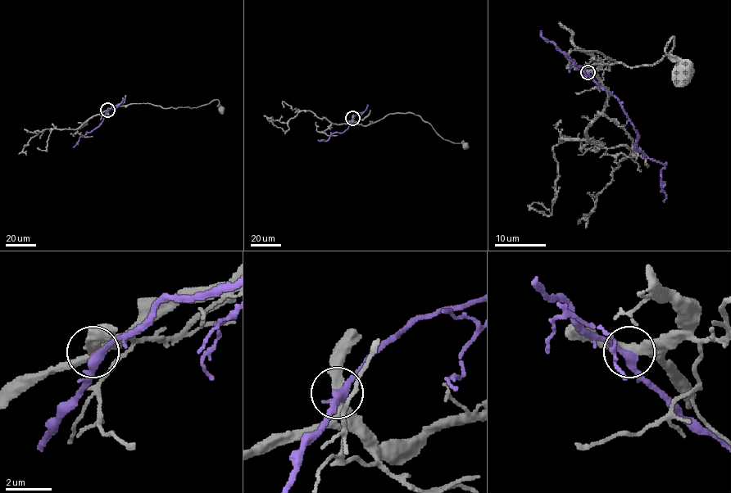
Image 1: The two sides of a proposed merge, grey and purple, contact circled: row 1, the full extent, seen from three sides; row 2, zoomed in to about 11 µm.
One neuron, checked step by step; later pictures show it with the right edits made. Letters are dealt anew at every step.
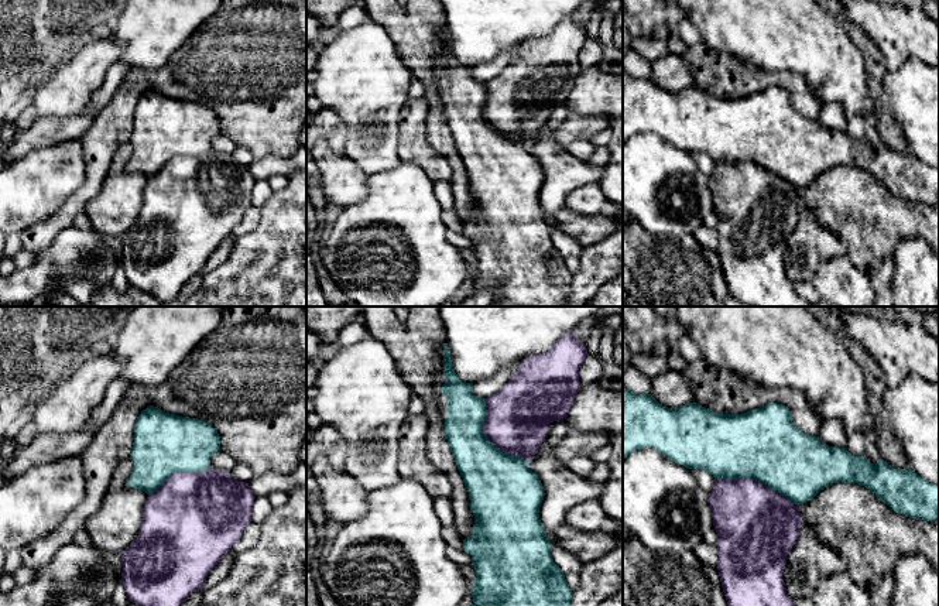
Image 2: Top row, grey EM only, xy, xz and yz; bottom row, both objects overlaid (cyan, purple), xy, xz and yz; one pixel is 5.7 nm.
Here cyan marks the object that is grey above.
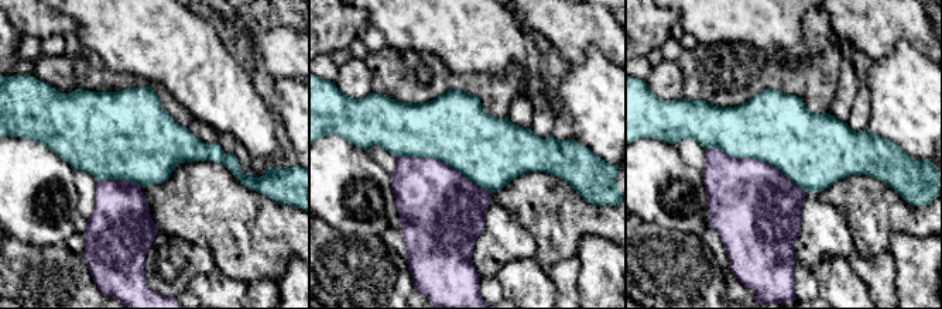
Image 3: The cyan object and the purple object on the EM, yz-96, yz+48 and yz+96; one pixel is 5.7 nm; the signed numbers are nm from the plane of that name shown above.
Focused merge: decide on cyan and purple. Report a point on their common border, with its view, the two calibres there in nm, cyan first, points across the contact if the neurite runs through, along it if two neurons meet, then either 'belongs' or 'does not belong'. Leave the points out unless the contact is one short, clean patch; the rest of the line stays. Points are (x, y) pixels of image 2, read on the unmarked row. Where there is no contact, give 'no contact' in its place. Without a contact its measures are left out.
meets cyan in yz at (757, 163); 420 nm thick on the cyan side, 440 nm on the other; does not belong

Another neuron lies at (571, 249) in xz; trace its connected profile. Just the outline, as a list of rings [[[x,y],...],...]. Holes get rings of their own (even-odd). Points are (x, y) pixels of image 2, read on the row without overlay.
[[[558,226],[552,227],[551,237],[554,246],[563,256],[569,271],[572,273],[572,275],[575,275],[579,270],[580,254],[585,247],[576,239],[563,233]]]

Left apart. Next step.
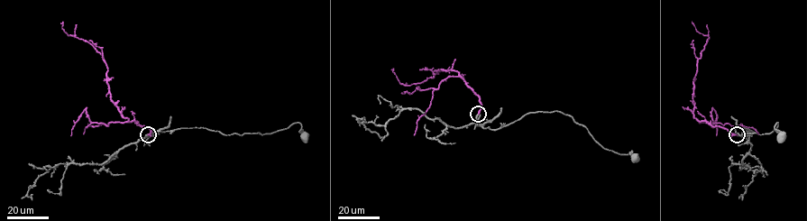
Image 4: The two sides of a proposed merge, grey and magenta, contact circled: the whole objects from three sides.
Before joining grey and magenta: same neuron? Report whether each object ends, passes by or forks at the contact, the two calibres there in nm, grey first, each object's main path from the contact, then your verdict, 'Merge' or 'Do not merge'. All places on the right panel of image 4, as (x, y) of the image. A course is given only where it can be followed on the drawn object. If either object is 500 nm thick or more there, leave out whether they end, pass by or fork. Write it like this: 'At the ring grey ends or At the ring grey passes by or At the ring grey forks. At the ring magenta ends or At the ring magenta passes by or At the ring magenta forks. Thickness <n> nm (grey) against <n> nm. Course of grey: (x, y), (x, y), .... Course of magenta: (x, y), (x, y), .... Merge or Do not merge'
Thickness 500 nm (grey) against 360 nm. Course of grey: (737, 135), (750, 135), (753, 132), (736, 128), (735, 135), (768, 133), (777, 123), (774, 128), (782, 136). Course of magenta: (737, 135), (726, 129), (699, 122), (693, 116), (697, 61), (709, 39), (697, 31), (692, 22). Merge

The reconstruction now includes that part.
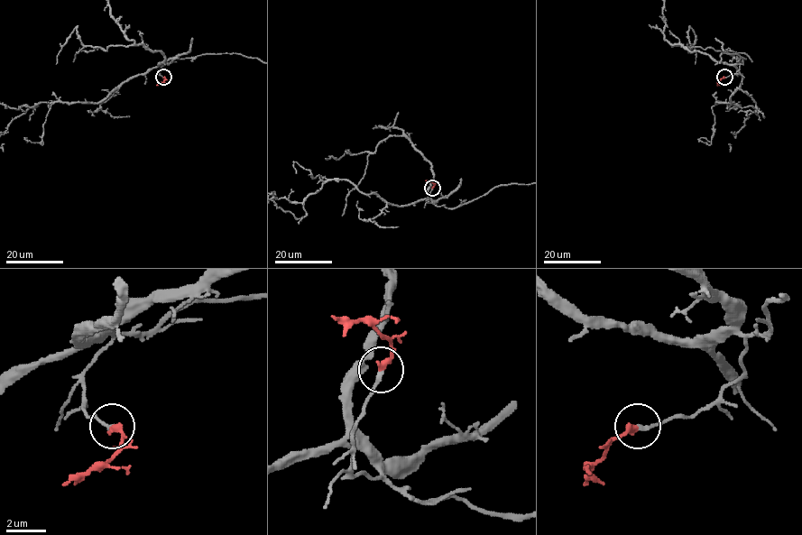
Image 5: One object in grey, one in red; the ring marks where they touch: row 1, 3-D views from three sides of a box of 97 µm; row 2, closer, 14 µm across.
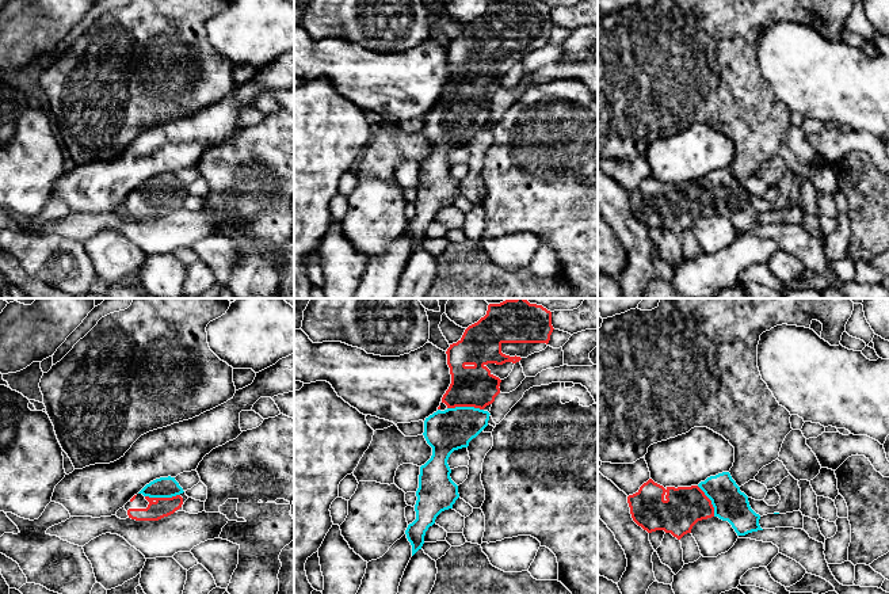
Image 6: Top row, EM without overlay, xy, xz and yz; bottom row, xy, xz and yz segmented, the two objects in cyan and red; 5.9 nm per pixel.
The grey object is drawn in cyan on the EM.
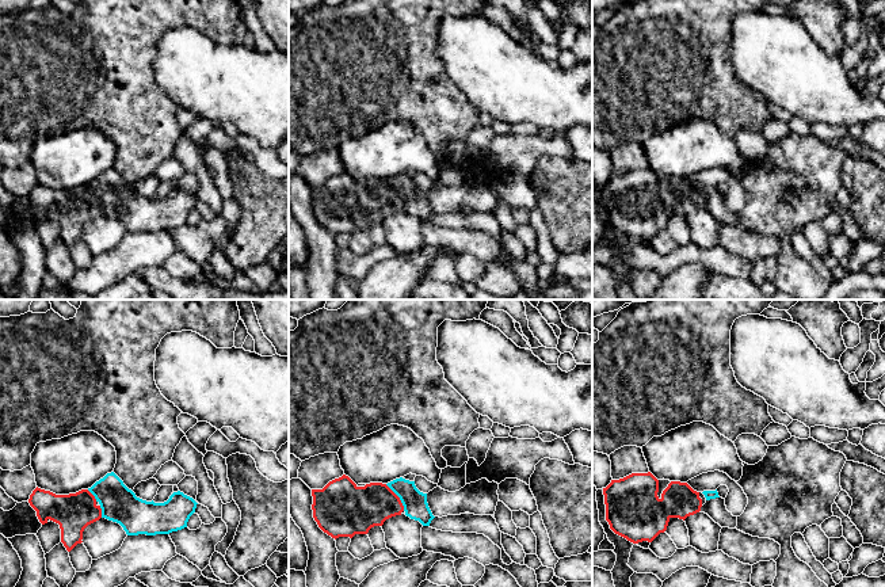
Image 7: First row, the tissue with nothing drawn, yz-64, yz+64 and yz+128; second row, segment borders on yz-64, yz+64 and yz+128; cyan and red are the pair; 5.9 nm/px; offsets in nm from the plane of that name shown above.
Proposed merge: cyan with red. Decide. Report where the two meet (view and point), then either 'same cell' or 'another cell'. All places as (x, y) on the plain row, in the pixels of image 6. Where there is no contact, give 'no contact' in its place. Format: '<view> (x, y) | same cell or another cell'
xz (465, 103) | same cell

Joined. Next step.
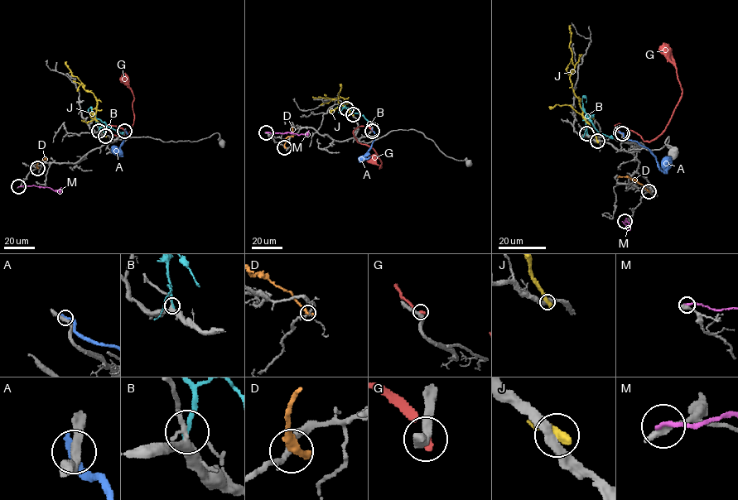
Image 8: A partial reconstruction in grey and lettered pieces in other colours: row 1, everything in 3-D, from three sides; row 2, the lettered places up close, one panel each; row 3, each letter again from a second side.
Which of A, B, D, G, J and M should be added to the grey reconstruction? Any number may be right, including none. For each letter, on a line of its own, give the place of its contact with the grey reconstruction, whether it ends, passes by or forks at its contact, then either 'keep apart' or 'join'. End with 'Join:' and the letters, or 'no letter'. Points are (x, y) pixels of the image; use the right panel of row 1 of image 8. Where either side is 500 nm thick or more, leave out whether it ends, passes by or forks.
A: (620, 132) | it ends | keep apart
B: (586, 133) | it ends | keep apart
D: (648, 191) | it ends | keep apart
G: (622, 133) | it ends | keep apart
J: (597, 141) | keep apart
M: (624, 221) | it ends | keep apart
Join: no letter

